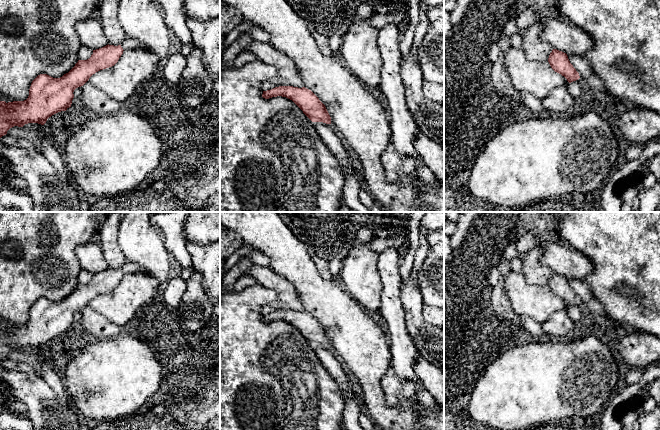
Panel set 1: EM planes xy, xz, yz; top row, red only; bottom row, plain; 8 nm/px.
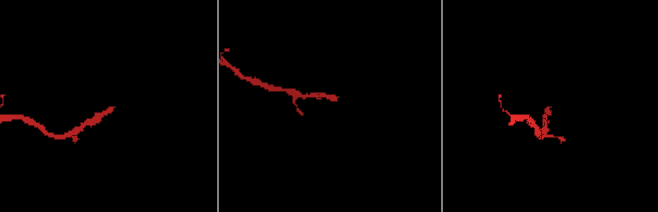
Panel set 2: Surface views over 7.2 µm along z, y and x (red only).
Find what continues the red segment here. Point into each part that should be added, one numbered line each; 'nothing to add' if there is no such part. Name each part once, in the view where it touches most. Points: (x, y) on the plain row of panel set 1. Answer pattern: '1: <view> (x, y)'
1: xy (129, 267)

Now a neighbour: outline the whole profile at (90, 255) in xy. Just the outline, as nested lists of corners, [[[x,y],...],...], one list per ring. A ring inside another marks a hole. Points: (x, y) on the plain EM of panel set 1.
[[[97,239],[78,245],[75,254],[79,260],[80,268],[92,274],[108,269],[108,264]]]

